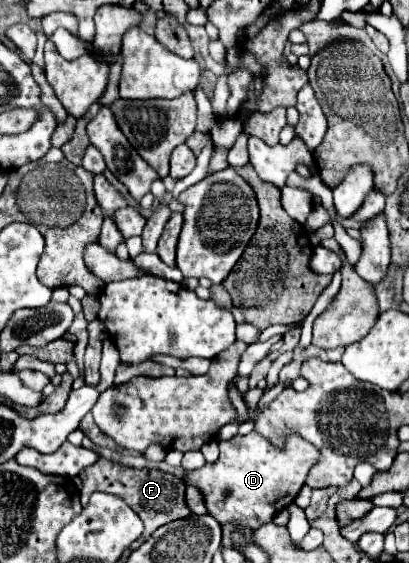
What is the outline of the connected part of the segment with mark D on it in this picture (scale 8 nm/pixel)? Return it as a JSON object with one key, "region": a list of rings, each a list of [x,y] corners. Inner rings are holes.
{"region":[[[252,431],[244,437],[236,435],[230,441],[220,441],[220,457],[216,463],[206,463],[202,469],[190,471],[186,477],[188,485],[196,485],[206,501],[208,513],[218,521],[218,523],[236,523],[242,527],[262,527],[264,523],[272,521],[274,515],[280,511],[280,505],[274,505],[276,501],[290,497],[294,499],[298,491],[302,489],[308,471],[318,463],[320,451],[316,451],[314,445],[304,441],[298,435],[290,435],[286,441],[286,449],[280,451],[276,449],[268,439],[264,439],[260,433]]]}

